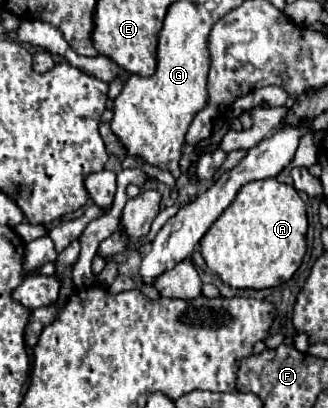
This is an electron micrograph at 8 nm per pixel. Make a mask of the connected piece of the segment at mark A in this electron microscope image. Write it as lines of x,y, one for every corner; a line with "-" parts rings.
265,178
245,184
235,196
233,204
213,222
207,234
201,238
201,254
207,266
231,288
273,288
287,282
297,268
307,250
307,214
305,204
297,190
275,178

